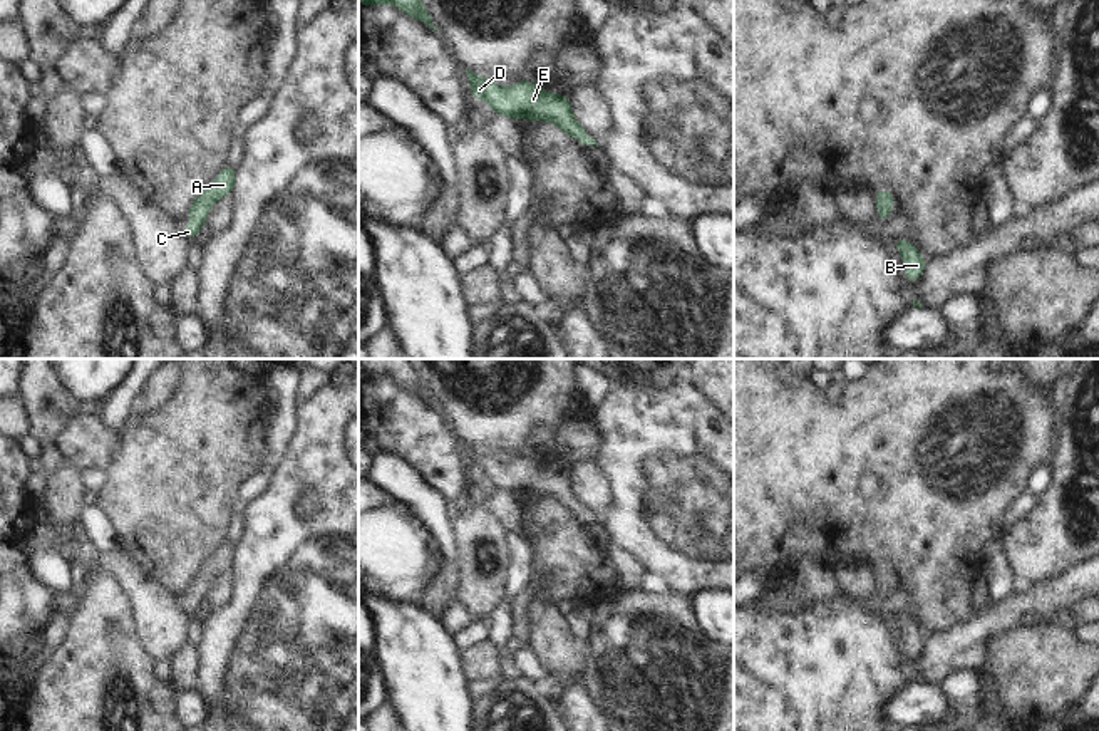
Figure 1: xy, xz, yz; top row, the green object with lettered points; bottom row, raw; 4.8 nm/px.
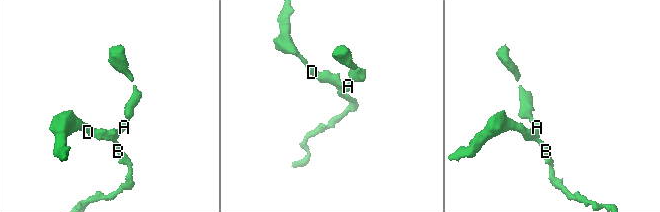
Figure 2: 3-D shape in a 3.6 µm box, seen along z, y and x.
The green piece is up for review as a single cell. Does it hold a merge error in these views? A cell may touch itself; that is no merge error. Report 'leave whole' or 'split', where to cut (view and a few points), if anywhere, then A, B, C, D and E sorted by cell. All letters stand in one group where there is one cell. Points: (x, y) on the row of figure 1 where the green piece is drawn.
leave whole; cut none; groups A B C D E

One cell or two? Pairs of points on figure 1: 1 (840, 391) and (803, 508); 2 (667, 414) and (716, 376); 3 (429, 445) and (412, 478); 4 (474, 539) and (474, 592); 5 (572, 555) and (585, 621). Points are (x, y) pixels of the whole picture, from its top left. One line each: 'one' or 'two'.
1: two
2: two
3: two
4: one
5: one

